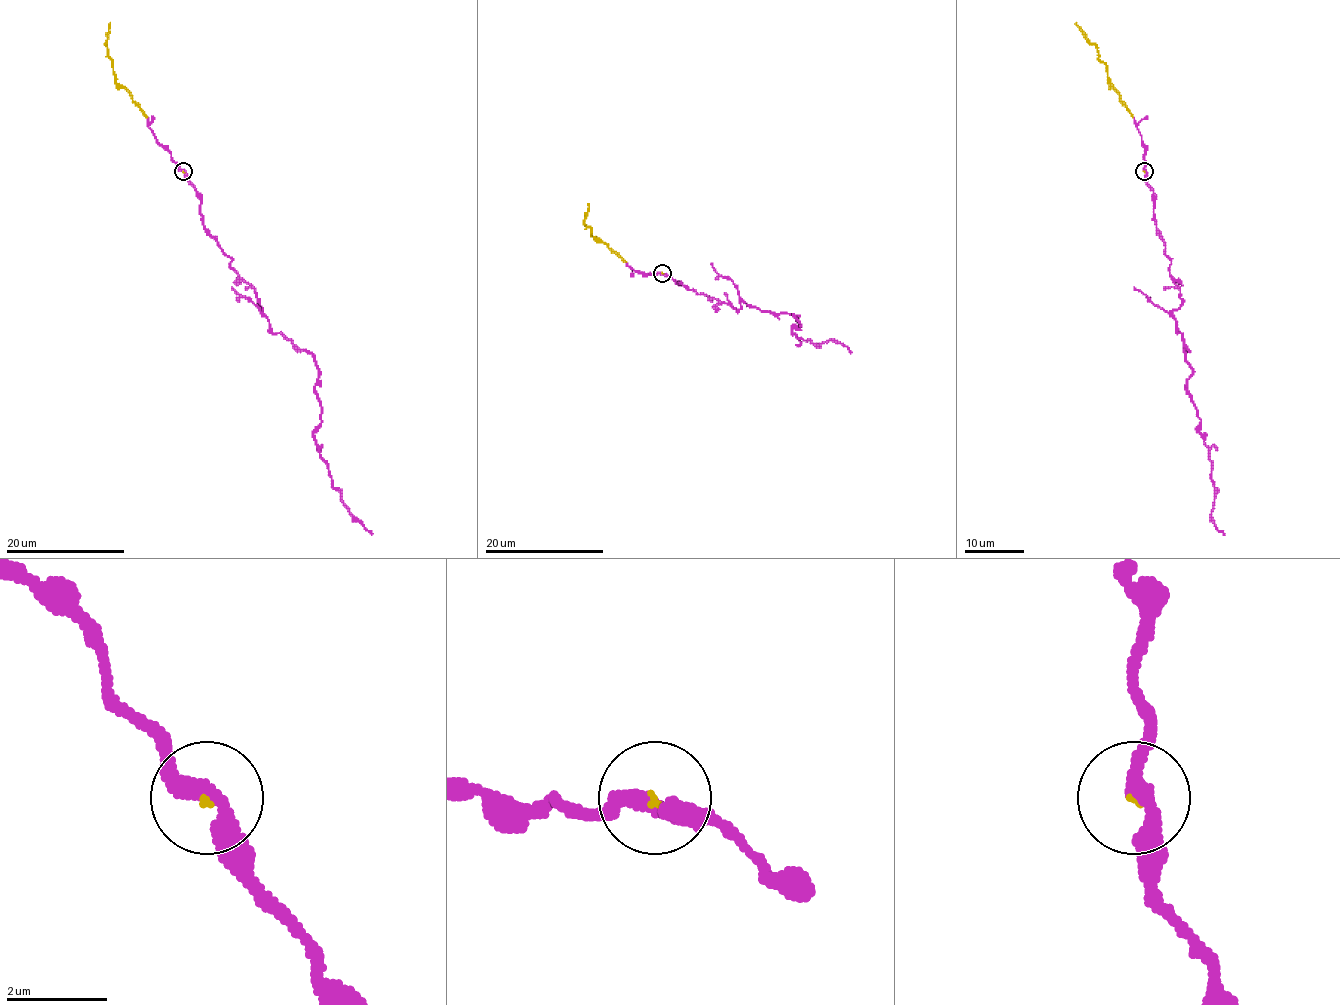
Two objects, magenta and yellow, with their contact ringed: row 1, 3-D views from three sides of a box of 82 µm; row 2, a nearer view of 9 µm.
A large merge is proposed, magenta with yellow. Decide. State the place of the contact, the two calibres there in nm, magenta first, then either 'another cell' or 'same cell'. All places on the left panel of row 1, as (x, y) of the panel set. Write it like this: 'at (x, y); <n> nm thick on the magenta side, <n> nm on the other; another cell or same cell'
at (183, 171); 320 nm thick on the magenta side, 50 nm on the other; same cell

